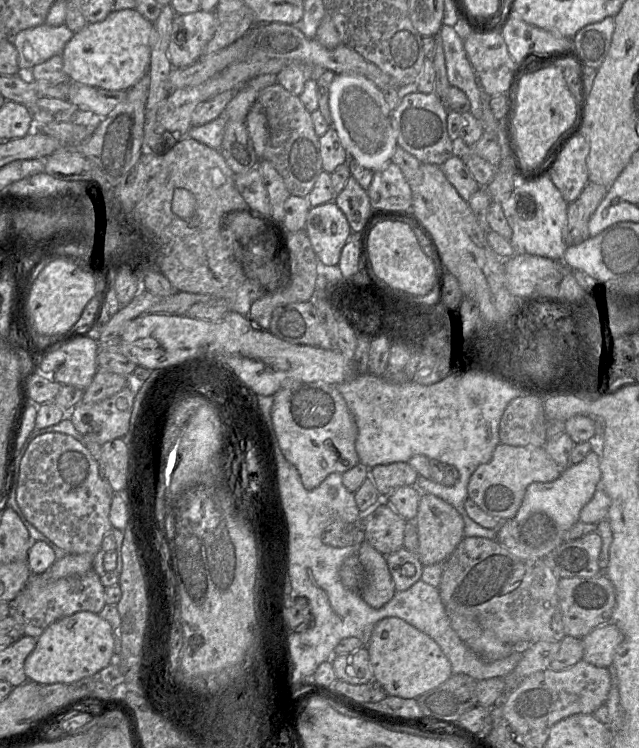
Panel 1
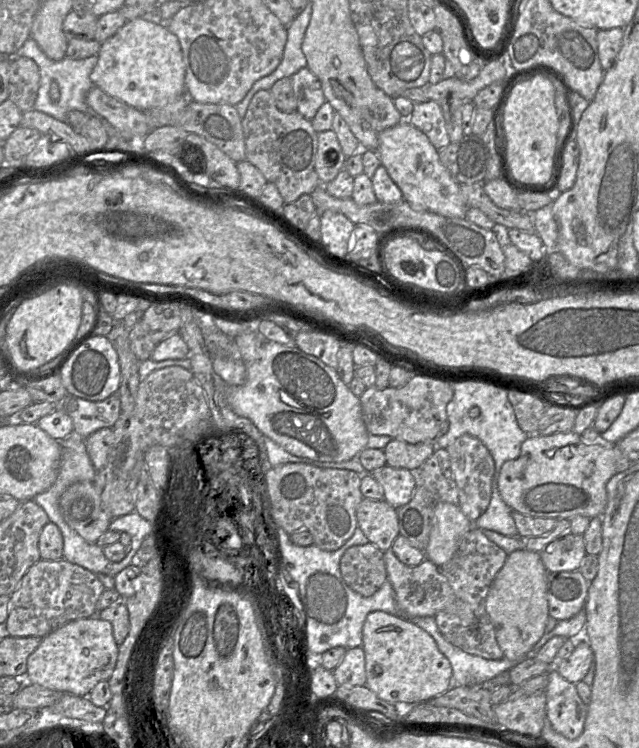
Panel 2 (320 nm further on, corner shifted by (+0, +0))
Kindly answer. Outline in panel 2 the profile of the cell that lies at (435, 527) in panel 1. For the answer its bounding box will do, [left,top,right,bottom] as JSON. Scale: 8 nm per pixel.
[424,502,473,567]

